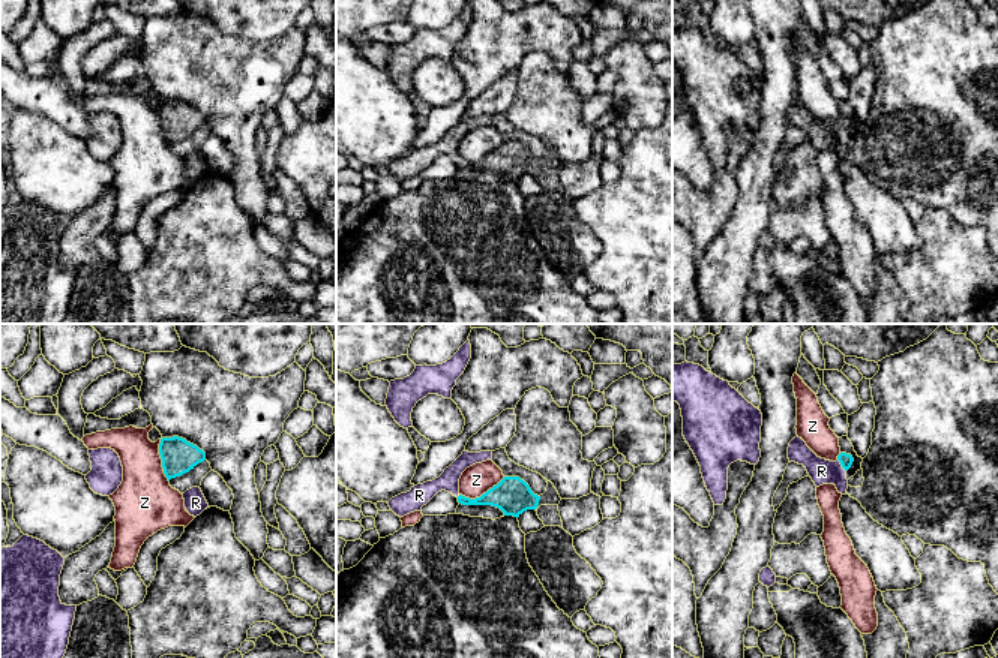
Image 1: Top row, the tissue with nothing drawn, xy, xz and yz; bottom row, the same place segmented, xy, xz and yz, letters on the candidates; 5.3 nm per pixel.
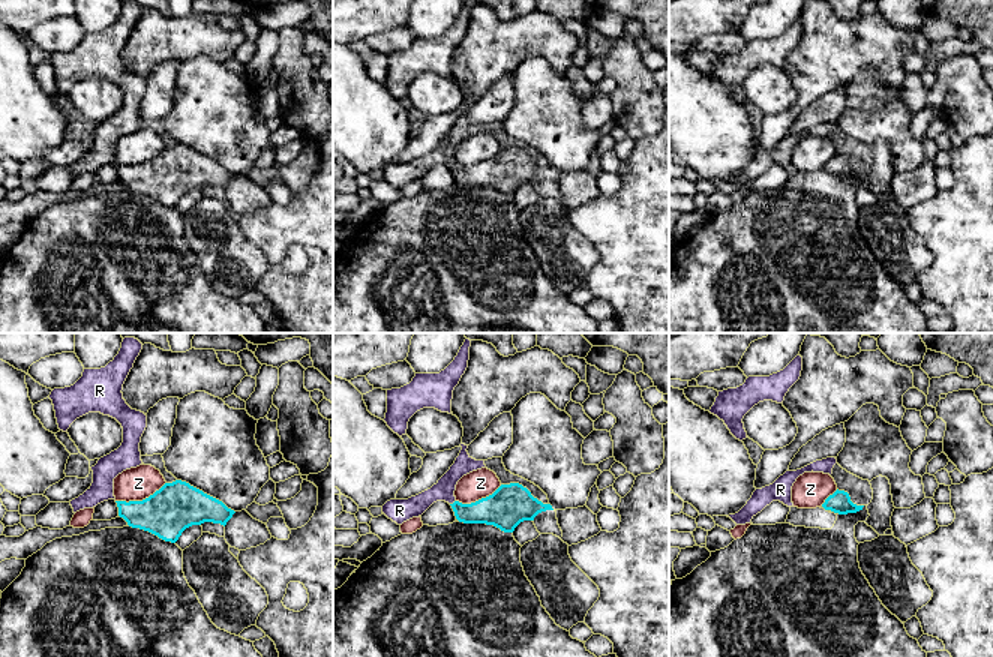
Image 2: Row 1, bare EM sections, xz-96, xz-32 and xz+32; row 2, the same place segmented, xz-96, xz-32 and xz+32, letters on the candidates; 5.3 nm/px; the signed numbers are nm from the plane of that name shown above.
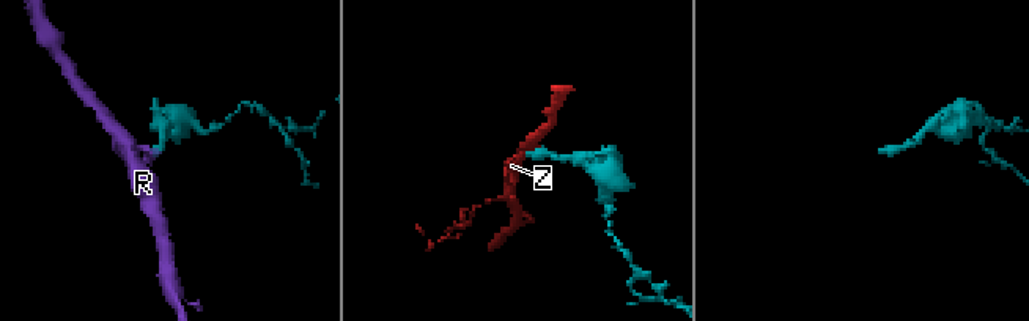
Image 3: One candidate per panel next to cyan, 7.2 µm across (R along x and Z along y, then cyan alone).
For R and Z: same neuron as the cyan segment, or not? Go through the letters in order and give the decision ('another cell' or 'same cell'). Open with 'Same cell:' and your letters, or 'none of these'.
Same cell: R
R: same cell
Z: another cell

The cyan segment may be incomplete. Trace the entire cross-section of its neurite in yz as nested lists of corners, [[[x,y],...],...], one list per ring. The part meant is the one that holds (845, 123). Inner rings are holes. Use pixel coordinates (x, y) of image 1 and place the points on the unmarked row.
[[[795,100],[789,106],[788,123],[789,126],[803,129],[816,151],[834,148],[839,157],[846,157],[846,135],[854,126],[851,118],[840,117],[836,126],[830,126],[818,121],[801,102]]]

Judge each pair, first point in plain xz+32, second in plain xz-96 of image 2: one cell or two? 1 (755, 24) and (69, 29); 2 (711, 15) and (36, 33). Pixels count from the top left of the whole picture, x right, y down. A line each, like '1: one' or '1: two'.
1: two
2: two

